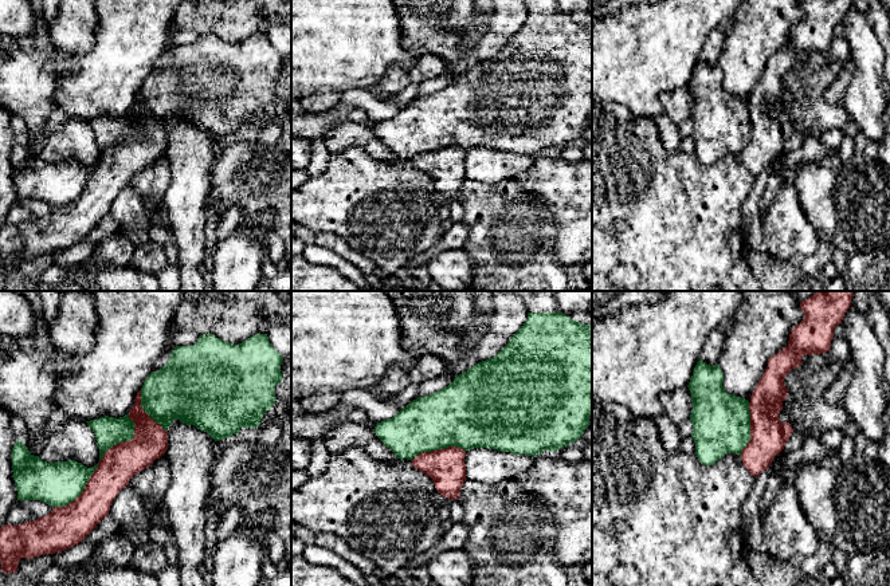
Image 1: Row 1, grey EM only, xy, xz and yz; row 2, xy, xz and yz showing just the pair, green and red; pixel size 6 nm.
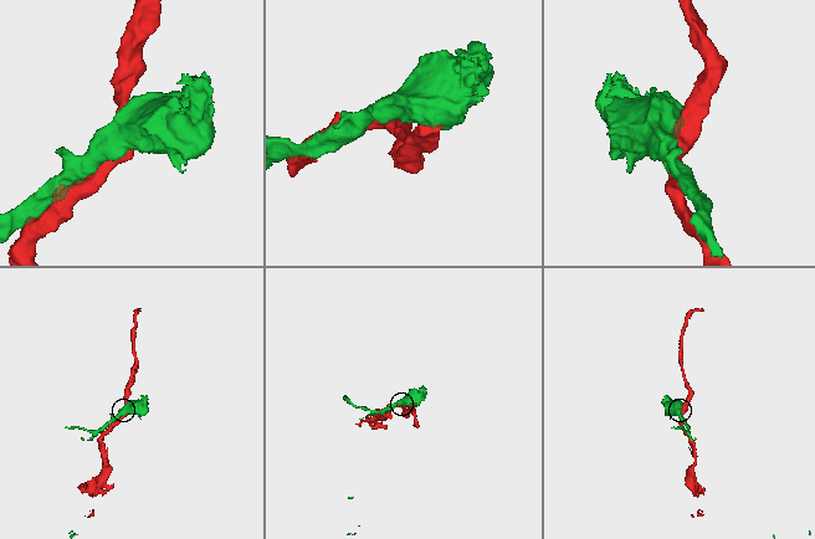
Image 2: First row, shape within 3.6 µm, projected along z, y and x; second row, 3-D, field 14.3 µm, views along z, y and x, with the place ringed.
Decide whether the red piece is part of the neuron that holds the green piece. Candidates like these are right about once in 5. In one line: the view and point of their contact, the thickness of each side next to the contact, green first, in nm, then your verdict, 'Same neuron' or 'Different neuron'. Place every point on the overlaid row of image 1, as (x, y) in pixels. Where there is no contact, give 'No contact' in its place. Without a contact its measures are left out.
Touches green at xy (100, 460). Thickness 170 nm (green) against 220 nm. Different neuron

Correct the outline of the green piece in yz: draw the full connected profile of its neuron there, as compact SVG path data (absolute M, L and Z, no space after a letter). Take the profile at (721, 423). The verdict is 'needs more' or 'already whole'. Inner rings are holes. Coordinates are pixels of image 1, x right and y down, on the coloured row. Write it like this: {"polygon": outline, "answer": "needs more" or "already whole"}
{"polygon": "M699 359L687 385L693 402L690 414L693 424L691 437L695 441L695 455L703 465L715 464L726 453L741 455L750 441L749 401L726 393L722 382L724 373L720 366L710 366Z", "answer": "already whole"}

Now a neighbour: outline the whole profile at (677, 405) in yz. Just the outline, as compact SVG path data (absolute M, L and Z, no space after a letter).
M687 386L662 393L659 396L659 401L663 408L663 414L677 425L690 420L693 402L691 393Z

